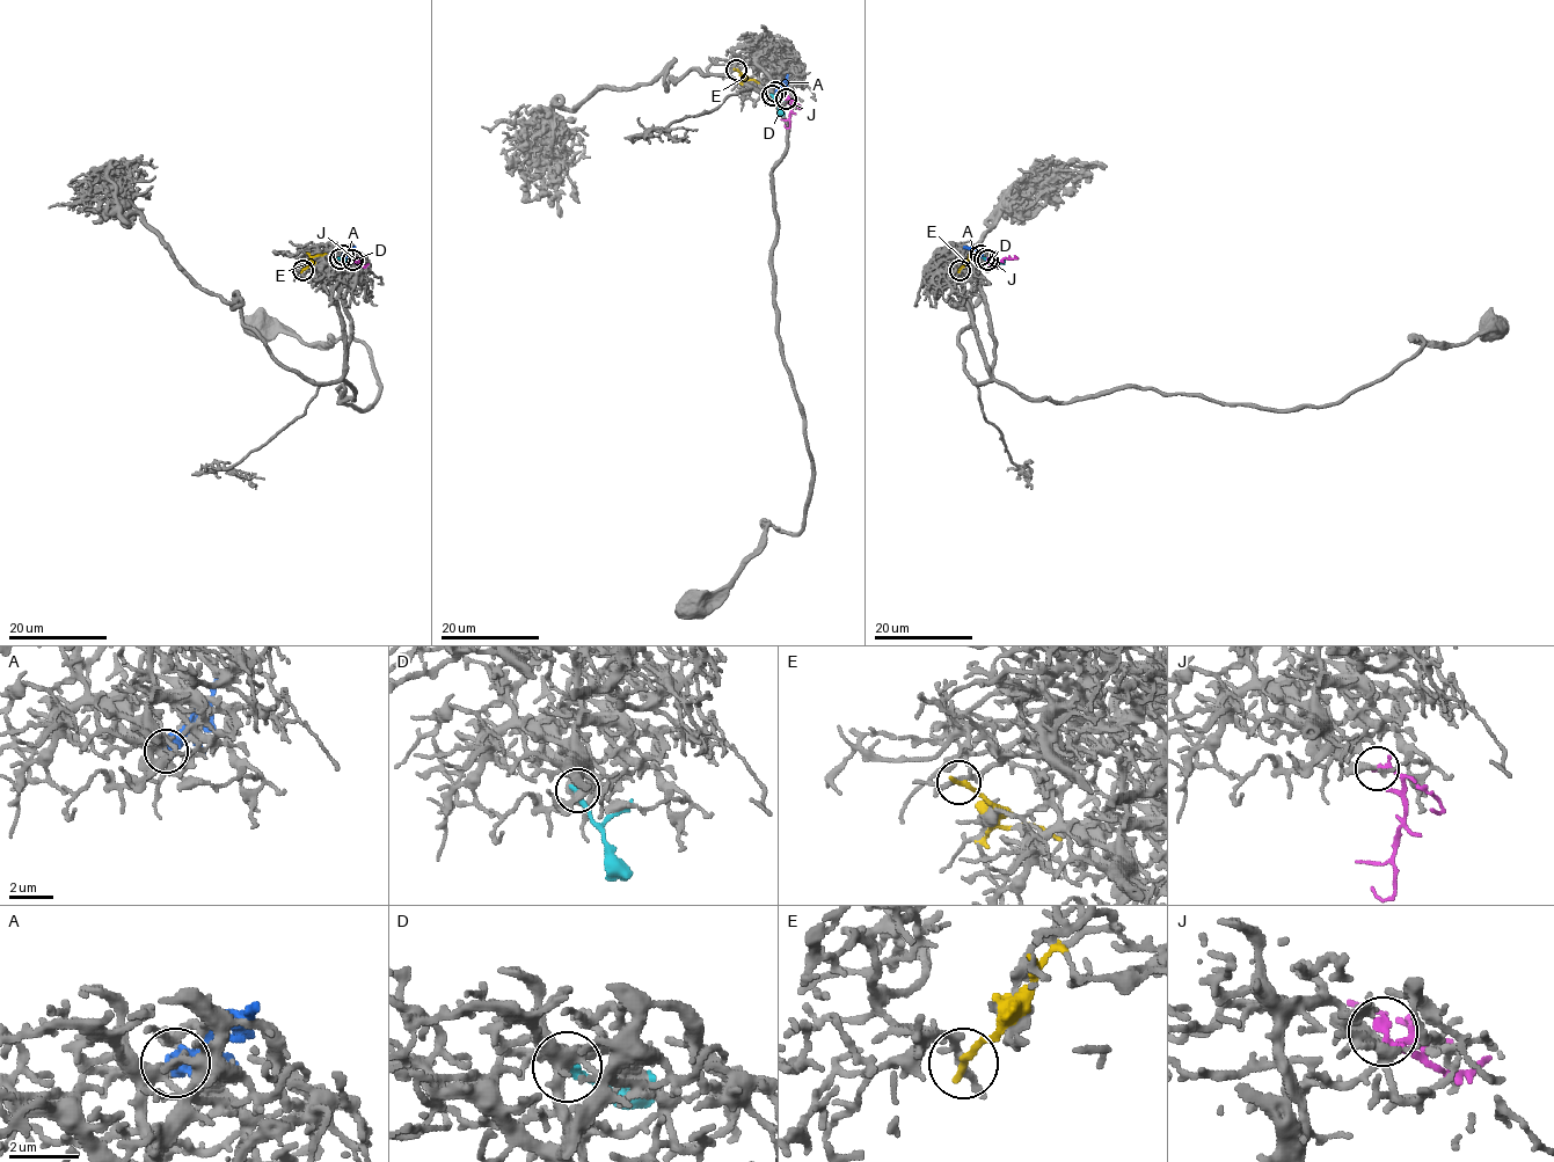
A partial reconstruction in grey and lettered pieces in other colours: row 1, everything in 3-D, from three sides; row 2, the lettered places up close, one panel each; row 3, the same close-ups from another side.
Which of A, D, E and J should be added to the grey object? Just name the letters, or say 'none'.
J

